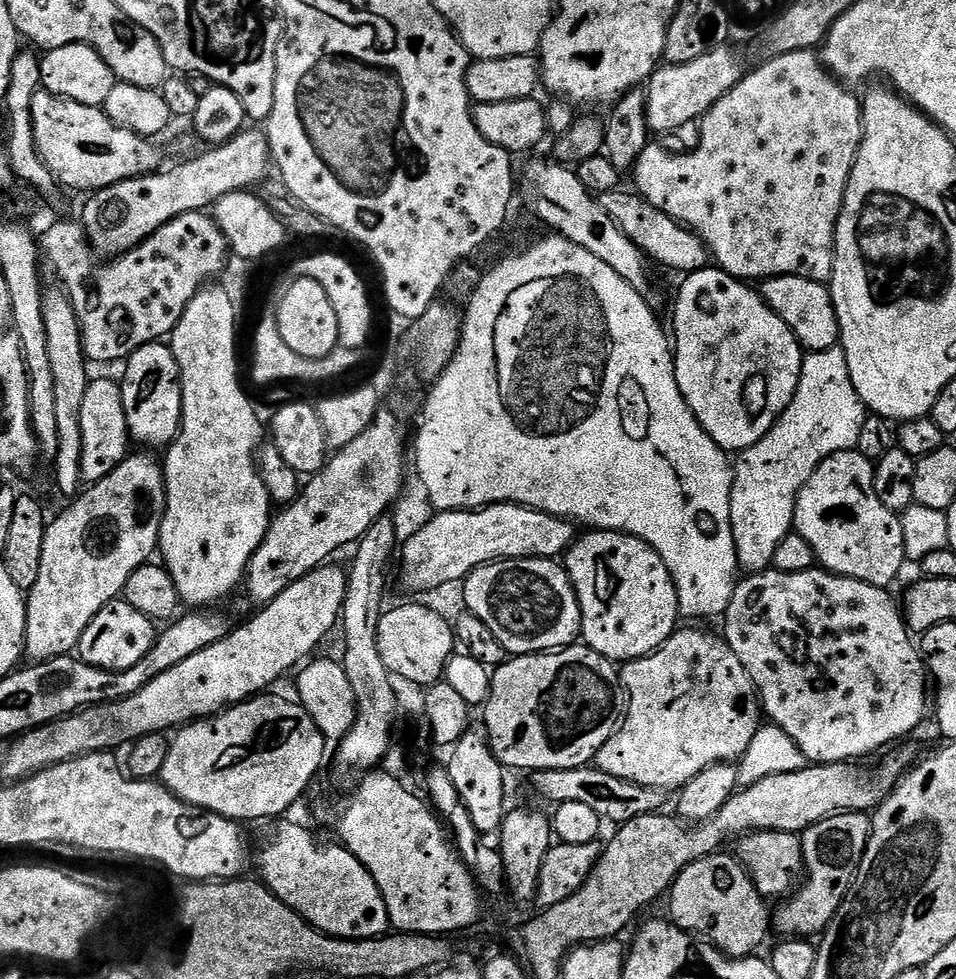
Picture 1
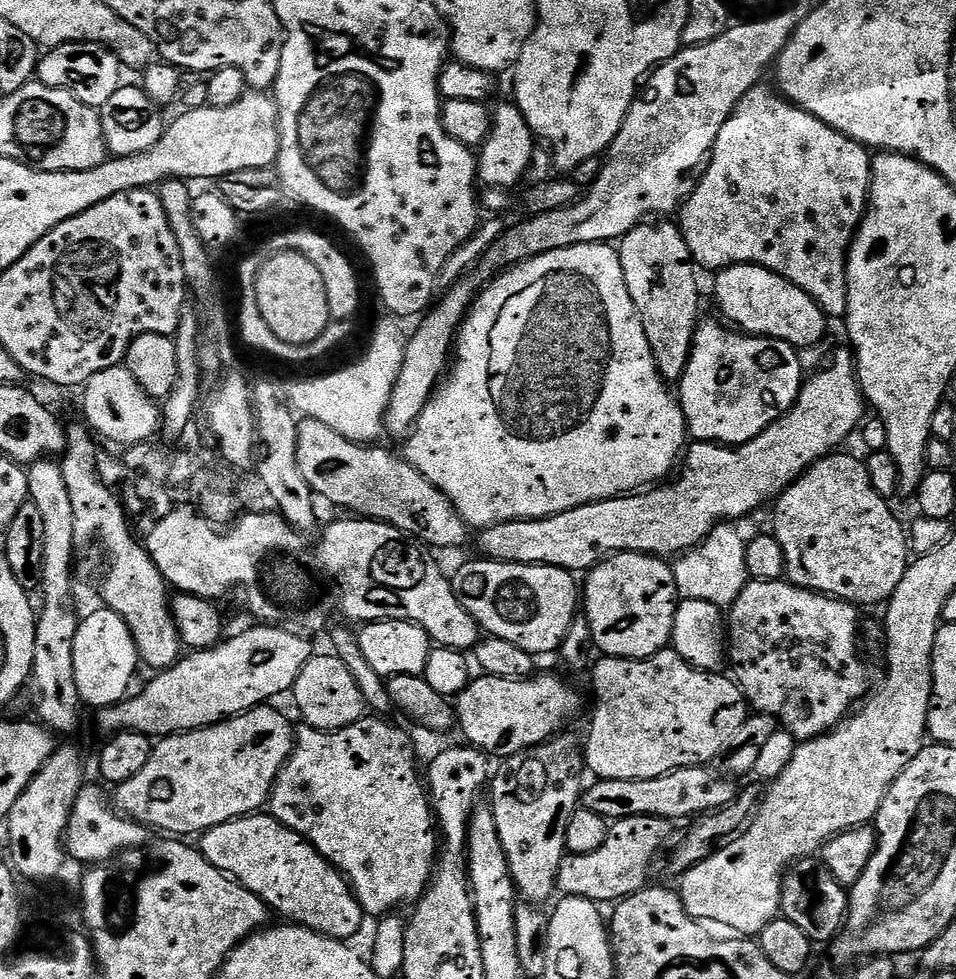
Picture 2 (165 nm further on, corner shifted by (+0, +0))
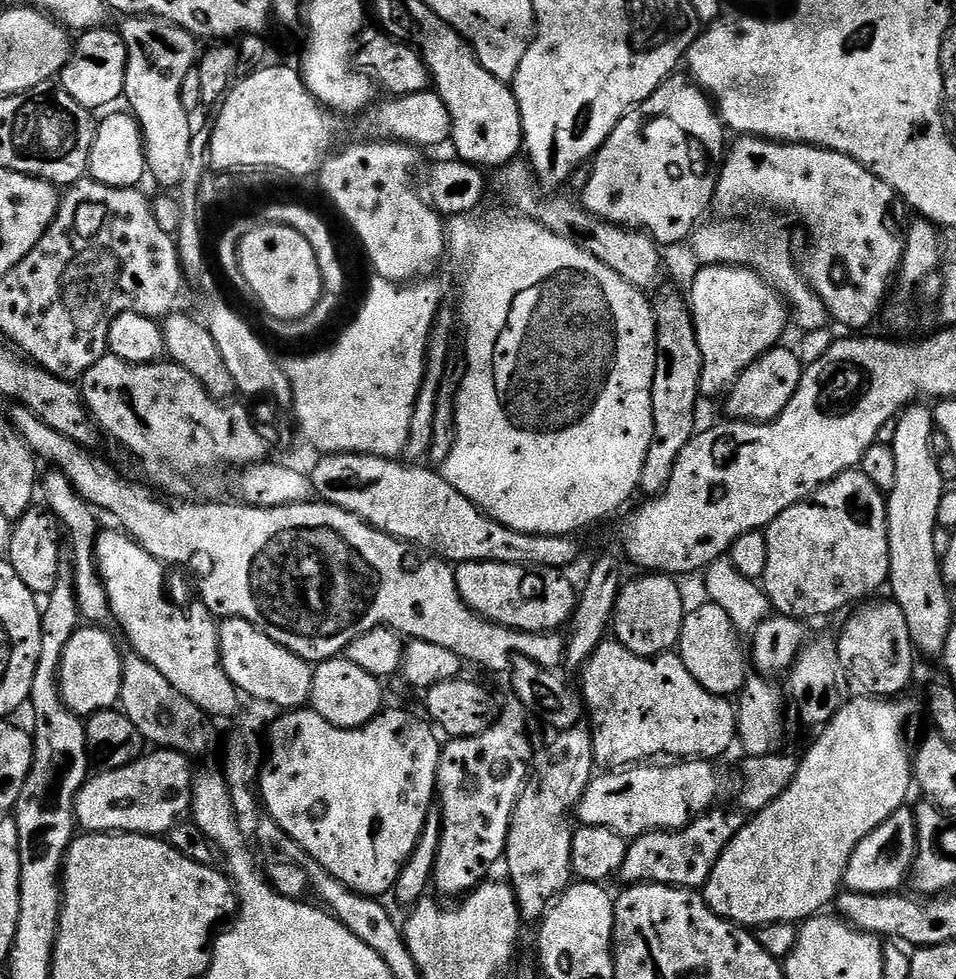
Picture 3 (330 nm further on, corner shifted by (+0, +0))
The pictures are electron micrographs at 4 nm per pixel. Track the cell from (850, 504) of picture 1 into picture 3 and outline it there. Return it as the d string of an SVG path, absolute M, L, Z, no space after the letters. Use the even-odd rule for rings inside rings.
M859 470L843 472L807 500L790 506L766 529L766 570L762 587L768 603L779 615L793 618L828 616L847 604L864 602L871 592L889 583L888 502L885 493Z

